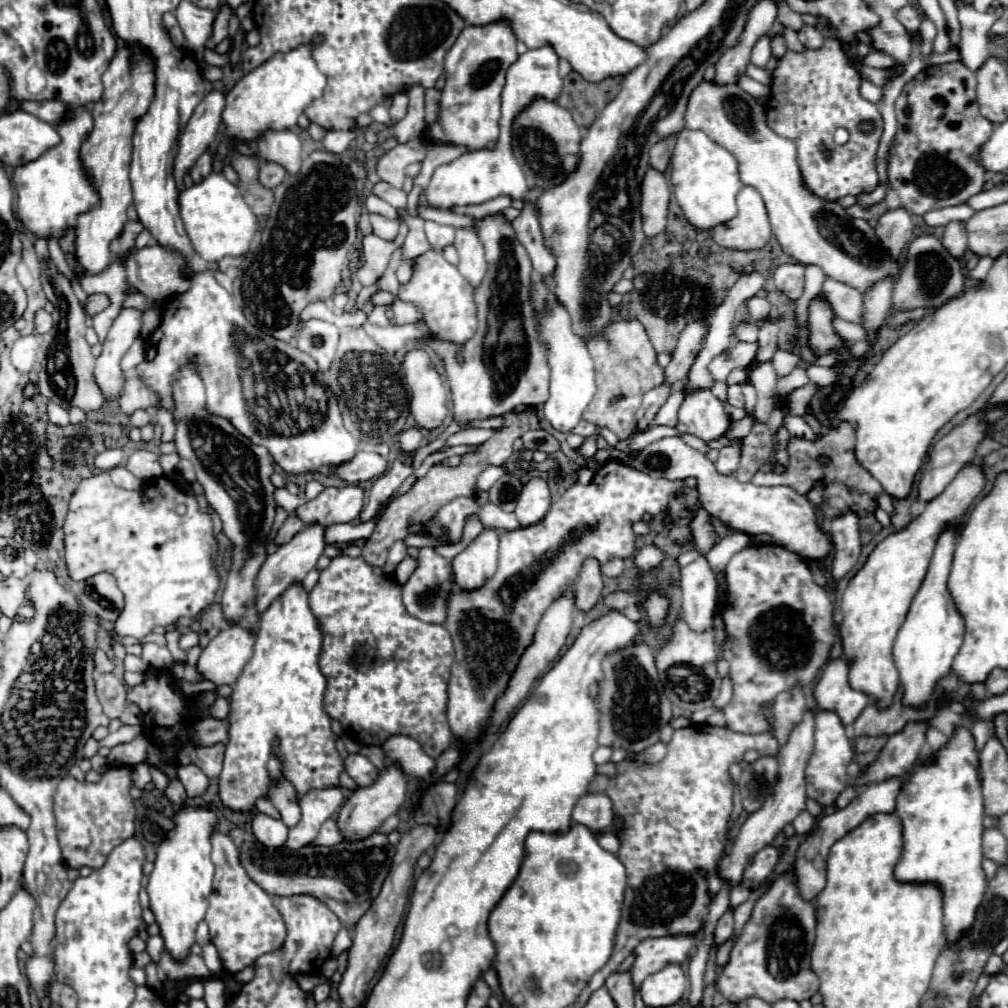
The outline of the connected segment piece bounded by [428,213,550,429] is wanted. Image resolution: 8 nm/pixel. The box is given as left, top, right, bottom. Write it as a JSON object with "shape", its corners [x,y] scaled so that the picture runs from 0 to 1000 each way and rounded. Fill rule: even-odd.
{"shape":[[[496,211],[472,219],[472,229],[476,239],[480,241],[482,247],[482,257],[484,257],[484,273],[480,275],[480,281],[476,283],[476,289],[472,289],[472,301],[474,301],[474,330],[460,342],[450,342],[450,340],[440,340],[433,334],[425,334],[425,342],[433,348],[435,354],[440,358],[442,374],[448,384],[450,392],[450,418],[460,426],[468,418],[480,418],[488,416],[494,412],[500,412],[508,408],[510,404],[522,402],[534,402],[544,396],[544,384],[546,384],[546,364],[540,352],[540,346],[536,342],[534,334],[534,320],[530,313],[530,305],[526,303],[526,273],[528,273],[528,261],[522,251],[522,247],[516,243],[516,239],[510,233],[510,227],[506,219],[502,219]],[[458,348],[460,360],[456,362],[452,358],[452,350]]]}

